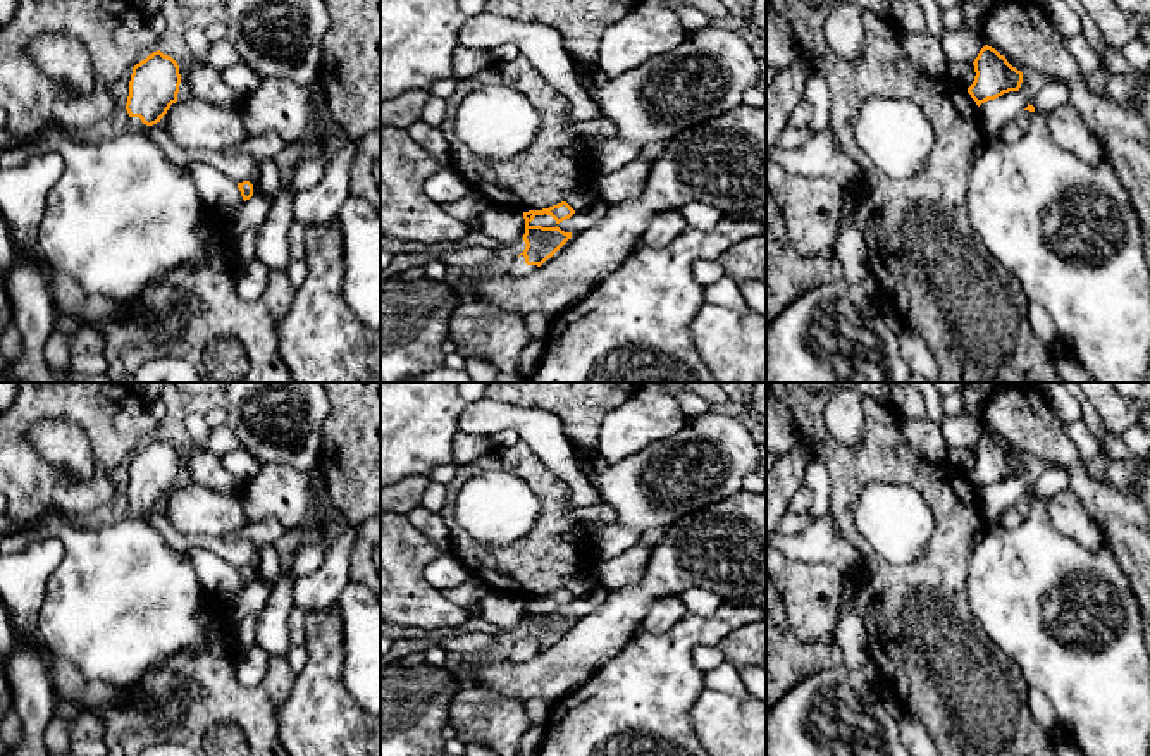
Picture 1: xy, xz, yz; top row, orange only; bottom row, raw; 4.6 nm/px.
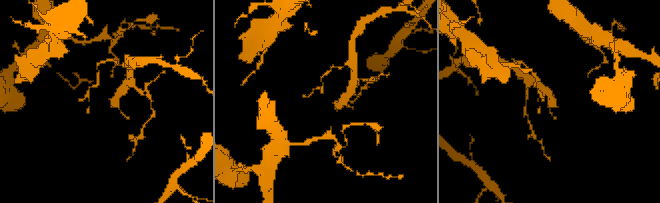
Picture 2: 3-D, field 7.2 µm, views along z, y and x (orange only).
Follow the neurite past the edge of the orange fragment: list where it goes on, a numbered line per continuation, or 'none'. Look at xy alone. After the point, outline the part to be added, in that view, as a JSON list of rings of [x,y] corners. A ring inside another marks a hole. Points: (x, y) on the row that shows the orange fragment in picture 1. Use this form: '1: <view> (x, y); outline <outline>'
1: xy (121, 216); outline [[[129,117],[122,133],[95,145],[52,133],[36,146],[3,150],[0,167],[22,165],[50,150],[60,155],[62,174],[46,196],[38,253],[50,267],[67,272],[86,294],[127,301],[169,270],[201,270],[208,263],[210,250],[200,234],[203,200],[195,179],[186,167],[164,157],[139,117]]]

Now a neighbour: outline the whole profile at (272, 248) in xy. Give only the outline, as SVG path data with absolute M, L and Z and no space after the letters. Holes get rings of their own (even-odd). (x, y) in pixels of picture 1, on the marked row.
M291 176L284 177L281 189L270 196L267 219L258 226L257 258L269 270L284 270L291 262L288 232L294 224L294 191Z

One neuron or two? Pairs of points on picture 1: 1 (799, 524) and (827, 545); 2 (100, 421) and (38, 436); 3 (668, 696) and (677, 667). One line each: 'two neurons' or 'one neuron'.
1: two neurons
2: two neurons
3: one neuron

